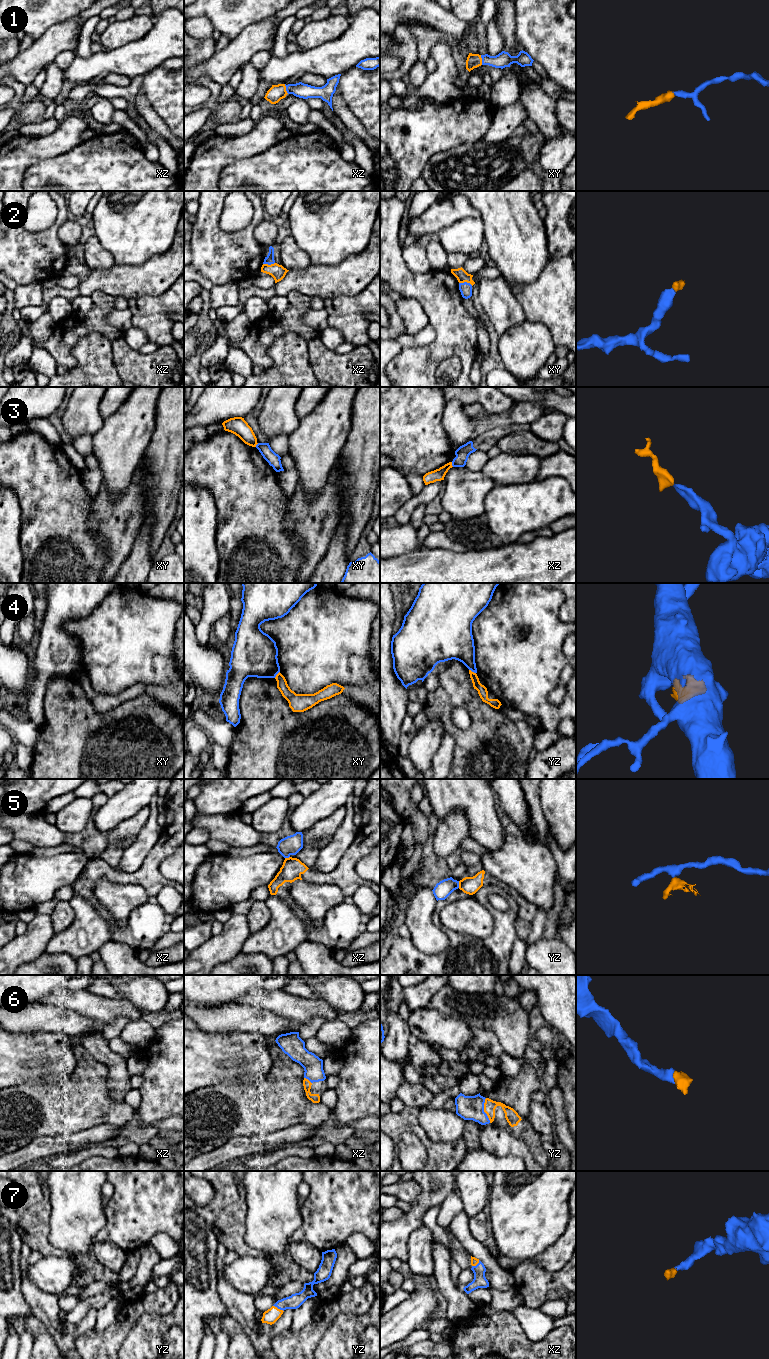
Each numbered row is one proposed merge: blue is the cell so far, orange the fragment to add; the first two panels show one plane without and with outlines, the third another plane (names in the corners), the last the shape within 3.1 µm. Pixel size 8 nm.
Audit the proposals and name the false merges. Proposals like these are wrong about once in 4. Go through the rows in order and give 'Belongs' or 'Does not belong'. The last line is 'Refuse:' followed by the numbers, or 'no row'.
1: Belongs
2: Belongs
3: Does not belong
4: Does not belong
5: Does not belong
6: Belongs
7: Belongs
Refuse: 3, 4, 5

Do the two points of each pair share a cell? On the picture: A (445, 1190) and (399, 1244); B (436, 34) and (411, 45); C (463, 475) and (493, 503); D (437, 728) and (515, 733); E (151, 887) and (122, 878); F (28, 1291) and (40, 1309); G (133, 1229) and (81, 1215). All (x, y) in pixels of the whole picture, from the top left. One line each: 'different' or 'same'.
A: same
B: different
C: different
D: different
E: same
F: same
G: different

